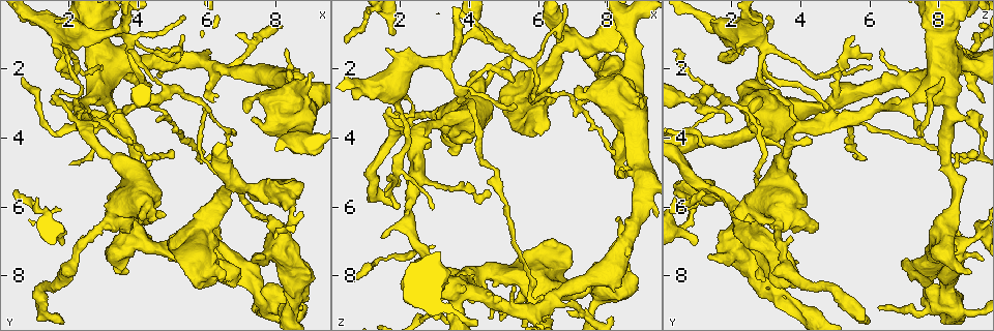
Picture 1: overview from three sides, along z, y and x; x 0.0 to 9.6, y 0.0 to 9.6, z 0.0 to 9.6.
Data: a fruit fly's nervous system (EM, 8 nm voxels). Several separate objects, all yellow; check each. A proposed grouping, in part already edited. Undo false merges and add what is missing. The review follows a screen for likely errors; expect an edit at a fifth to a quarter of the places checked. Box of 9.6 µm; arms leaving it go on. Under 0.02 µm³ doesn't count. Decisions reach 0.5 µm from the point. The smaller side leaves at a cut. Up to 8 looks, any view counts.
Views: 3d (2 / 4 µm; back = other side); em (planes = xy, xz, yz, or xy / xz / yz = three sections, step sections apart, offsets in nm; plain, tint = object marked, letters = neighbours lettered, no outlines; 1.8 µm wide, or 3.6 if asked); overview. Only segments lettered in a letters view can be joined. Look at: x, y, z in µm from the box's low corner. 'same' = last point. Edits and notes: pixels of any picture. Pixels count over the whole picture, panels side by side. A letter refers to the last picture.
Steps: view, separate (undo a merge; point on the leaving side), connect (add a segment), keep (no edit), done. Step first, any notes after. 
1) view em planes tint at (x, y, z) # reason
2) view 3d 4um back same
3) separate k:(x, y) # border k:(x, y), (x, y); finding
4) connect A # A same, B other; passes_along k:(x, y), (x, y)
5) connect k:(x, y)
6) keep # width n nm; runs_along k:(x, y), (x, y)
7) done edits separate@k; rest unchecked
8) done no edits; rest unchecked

view em xy step 8 tint at (8.30, 5.70, 0.90) # calibre changes

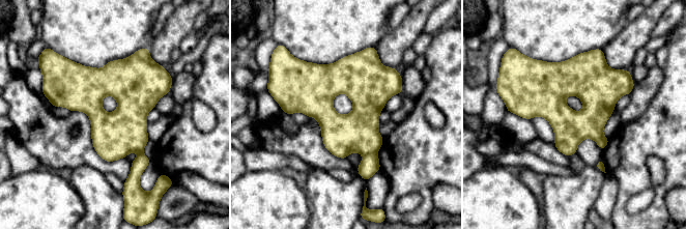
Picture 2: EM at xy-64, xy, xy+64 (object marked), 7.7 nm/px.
view em planes letters same

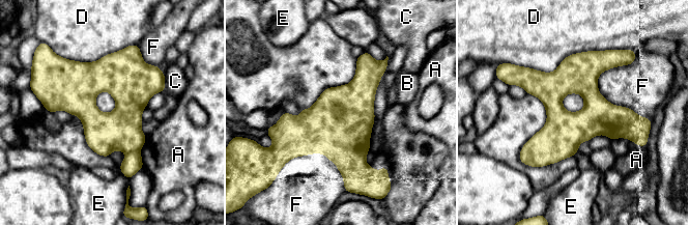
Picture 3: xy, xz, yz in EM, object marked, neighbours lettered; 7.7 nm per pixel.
separate 3:(132, 164) # A other, B other, C other, D other, E other, F other; border 3:(139, 150), (126, 153); a second cell is stuck on

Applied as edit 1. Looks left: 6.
view em xy step 4 letters at (4.70, 6.25, 2.00) # an open end

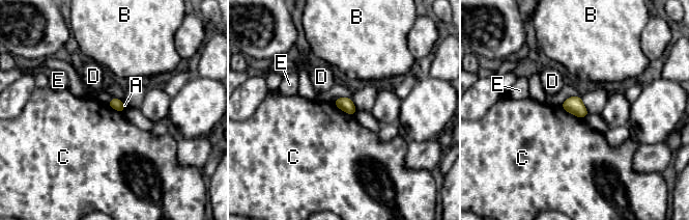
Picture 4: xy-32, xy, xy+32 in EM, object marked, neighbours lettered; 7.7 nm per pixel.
view em planes letters same # another direction

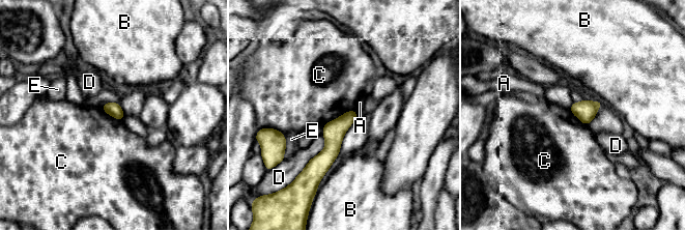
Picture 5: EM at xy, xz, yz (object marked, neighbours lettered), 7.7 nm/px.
keep # A other, B other, C other, D other, E other; runs_along 5:(353, 113), (312, 168); none of them fits

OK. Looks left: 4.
view em yz step 16 tint at (7.00, 5.80, 3.05) # a fork

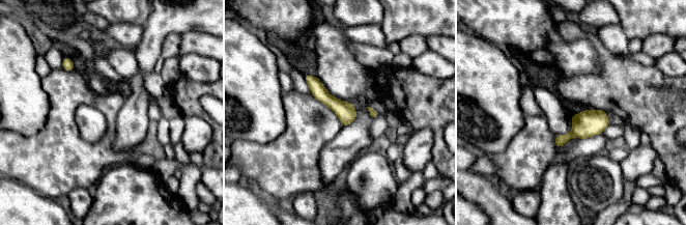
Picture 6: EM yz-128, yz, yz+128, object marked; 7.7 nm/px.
view em yz step 16 letters same # see the neighbours

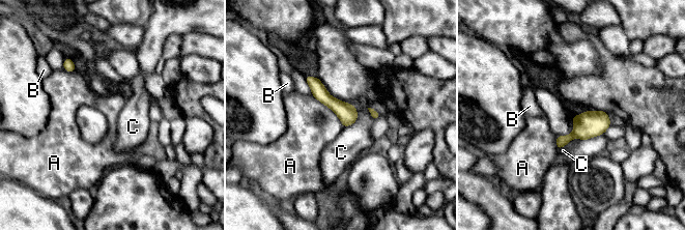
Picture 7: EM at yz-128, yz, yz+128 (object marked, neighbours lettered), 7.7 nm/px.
separate 7:(589, 124) # A other, B other, C other; part_leaving 7:(308, 78), (333, 104), (354, 117); a second cell is stuck on

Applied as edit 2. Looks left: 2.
done edits separate@3, separate@7; rest unchecked

